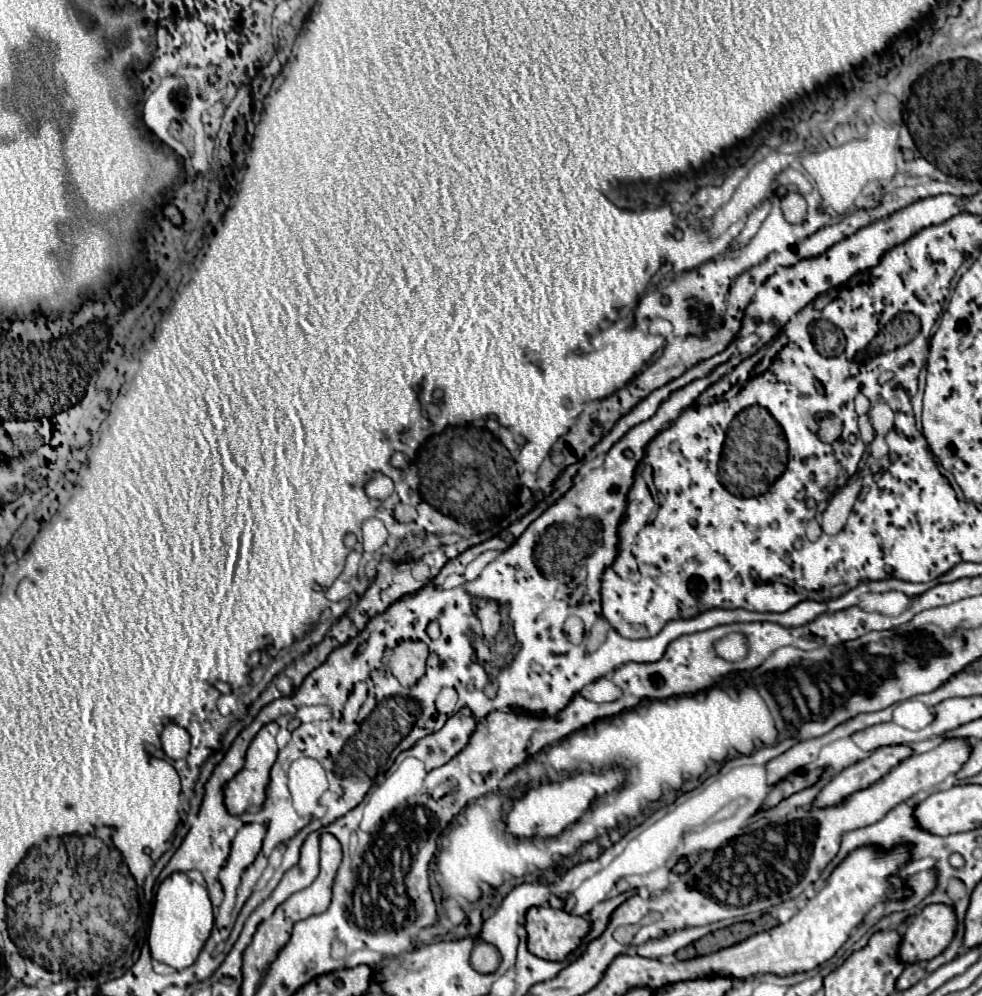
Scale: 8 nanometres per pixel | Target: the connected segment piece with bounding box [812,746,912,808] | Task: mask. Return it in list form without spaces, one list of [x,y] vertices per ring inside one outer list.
[[[888,746],[878,748],[872,756],[858,760],[856,764],[844,768],[838,776],[834,776],[816,796],[812,808],[832,808],[846,802],[854,792],[866,790],[884,778],[894,766],[898,766],[904,758],[908,758],[912,750],[908,746]]]

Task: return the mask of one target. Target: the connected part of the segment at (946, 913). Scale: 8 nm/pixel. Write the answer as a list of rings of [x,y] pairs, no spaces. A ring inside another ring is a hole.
[[[930,904],[912,918],[902,942],[898,958],[904,964],[922,964],[944,952],[956,932],[956,914],[946,904]]]

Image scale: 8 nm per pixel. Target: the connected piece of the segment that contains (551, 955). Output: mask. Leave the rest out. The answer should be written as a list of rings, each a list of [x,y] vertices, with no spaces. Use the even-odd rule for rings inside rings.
[[[534,906],[526,912],[526,930],[528,930],[528,950],[544,960],[560,962],[574,950],[578,950],[584,936],[592,930],[592,924],[584,916],[572,916],[564,910],[554,910],[548,906]]]

